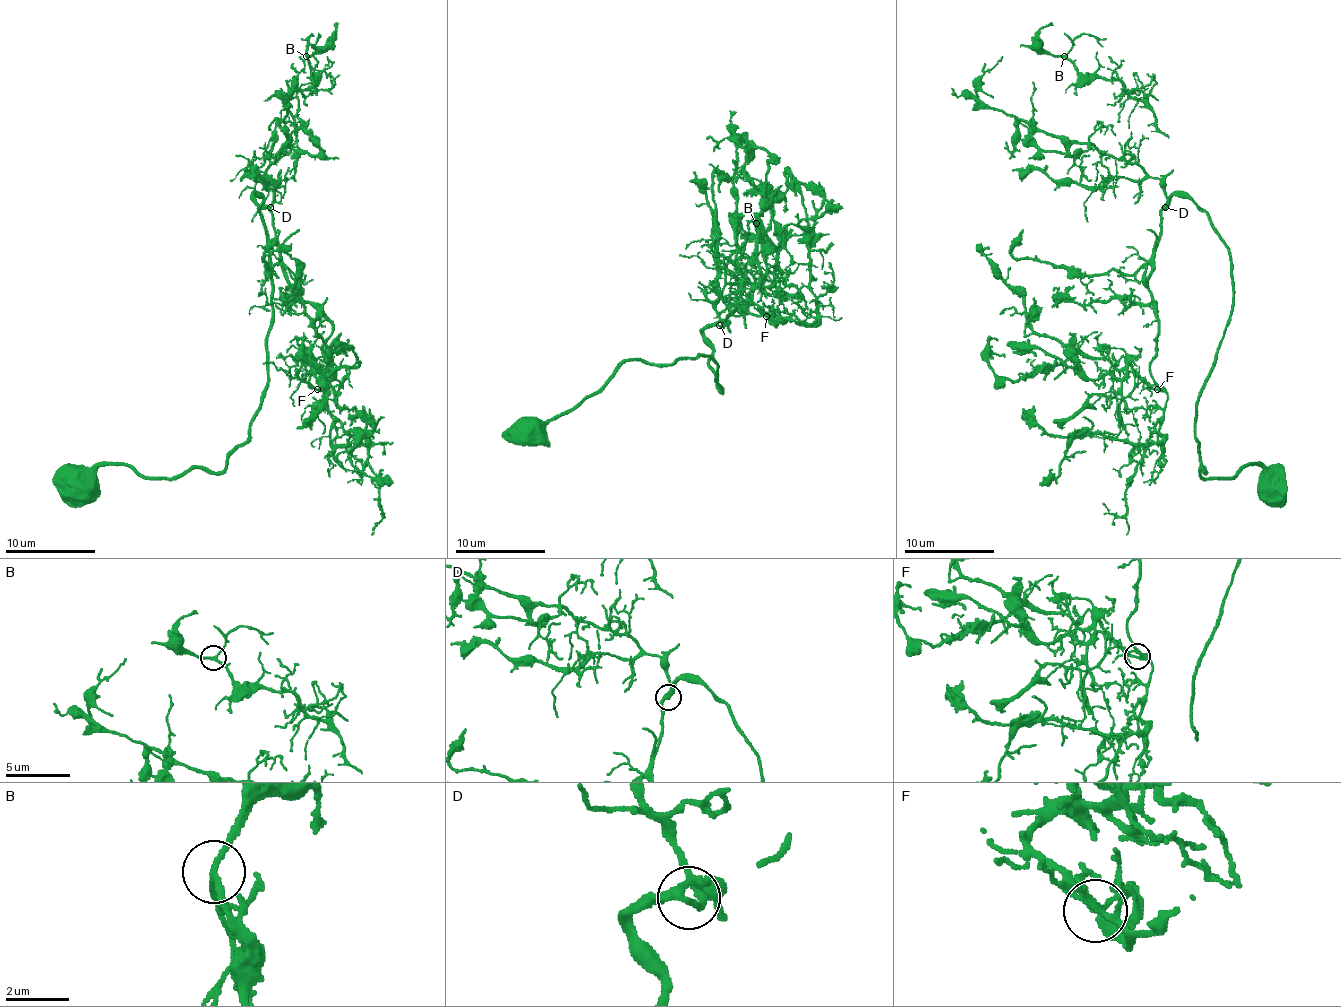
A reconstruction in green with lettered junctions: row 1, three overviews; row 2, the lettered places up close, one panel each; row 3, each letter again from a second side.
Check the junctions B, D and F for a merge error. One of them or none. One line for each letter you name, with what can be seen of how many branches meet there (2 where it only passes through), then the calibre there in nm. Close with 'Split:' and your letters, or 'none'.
Split: none

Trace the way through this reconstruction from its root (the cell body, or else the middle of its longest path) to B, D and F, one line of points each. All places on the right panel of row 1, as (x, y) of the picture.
B: (1274, 483), (1260, 465), (1202, 476), (1195, 404), (1231, 314), (1229, 246), (1136, 164), (1154, 112), (1064, 56)
D: (1274, 483), (1260, 465), (1202, 476), (1195, 404), (1231, 314), (1231, 253), (1188, 198), (1172, 196), (1165, 207)
F: (1274, 483), (1260, 465), (1202, 476), (1195, 404), (1233, 275), (1181, 196), (1147, 282), (1156, 388)

